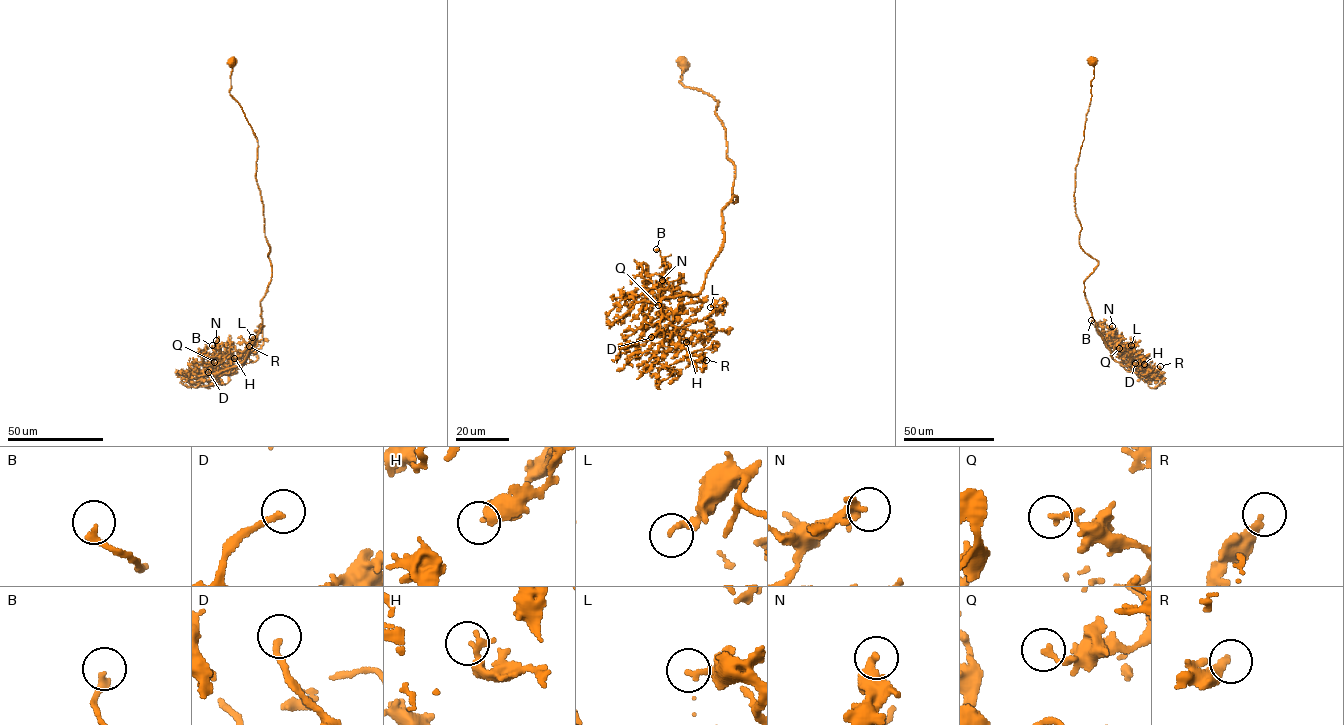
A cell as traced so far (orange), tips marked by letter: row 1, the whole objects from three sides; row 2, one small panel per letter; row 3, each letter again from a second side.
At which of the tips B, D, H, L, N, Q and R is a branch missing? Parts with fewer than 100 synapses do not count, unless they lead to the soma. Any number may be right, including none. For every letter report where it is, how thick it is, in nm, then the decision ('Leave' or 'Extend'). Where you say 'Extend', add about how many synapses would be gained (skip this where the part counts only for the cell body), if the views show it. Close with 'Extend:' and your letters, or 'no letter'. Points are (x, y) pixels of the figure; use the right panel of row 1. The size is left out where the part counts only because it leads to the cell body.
B: Place: (1091, 320). Thickness 240 nm. Leave
D: Place: (1135, 363). Thickness 240 nm. Extend. Roughly 150 synapses
H: Place: (1144, 364). Thickness 120 nm. Leave
L: Place: (1131, 345). Thickness 200 nm. Leave
N: Place: (1112, 326). Thickness 280 nm. Leave
Q: Place: (1119, 348). Thickness 130 nm. Leave
R: Place: (1160, 366). Thickness 240 nm. Leave
Extend: D

